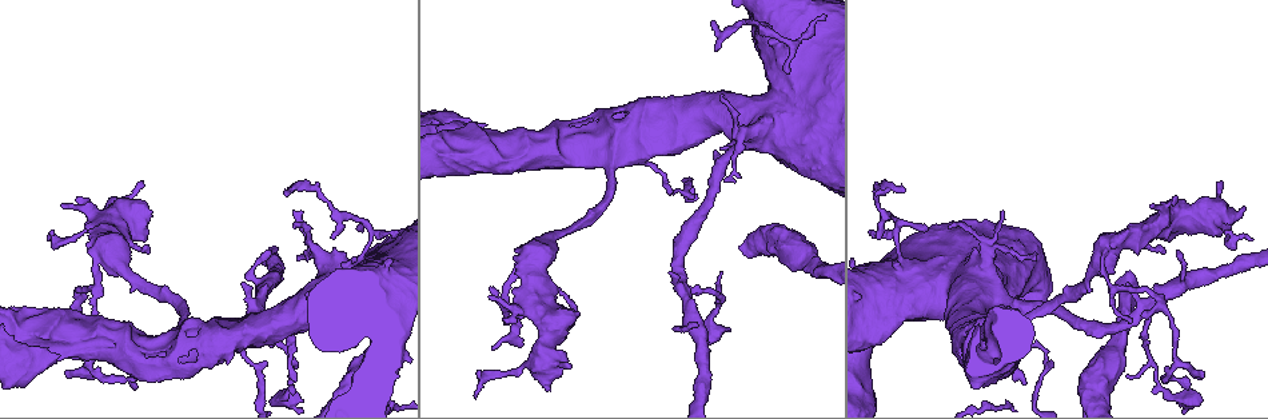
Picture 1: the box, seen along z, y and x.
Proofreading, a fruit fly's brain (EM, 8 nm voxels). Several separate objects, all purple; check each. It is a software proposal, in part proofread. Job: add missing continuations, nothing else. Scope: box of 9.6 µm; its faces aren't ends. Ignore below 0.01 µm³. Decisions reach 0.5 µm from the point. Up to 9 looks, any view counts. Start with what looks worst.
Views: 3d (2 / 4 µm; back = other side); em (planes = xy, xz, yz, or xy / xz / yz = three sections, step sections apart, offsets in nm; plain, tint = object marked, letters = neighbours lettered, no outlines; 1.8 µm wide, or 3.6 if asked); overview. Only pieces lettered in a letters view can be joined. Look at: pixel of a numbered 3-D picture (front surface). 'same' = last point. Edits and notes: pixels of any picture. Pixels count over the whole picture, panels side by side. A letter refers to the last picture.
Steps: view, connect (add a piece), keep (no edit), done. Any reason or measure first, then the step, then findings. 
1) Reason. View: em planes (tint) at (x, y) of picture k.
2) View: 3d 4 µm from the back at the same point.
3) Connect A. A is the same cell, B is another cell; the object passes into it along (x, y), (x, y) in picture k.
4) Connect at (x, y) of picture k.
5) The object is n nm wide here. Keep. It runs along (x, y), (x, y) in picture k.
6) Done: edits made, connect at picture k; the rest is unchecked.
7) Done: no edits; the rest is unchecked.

An open end. View: 3d 4 µm at (1161, 251) of picture 1.

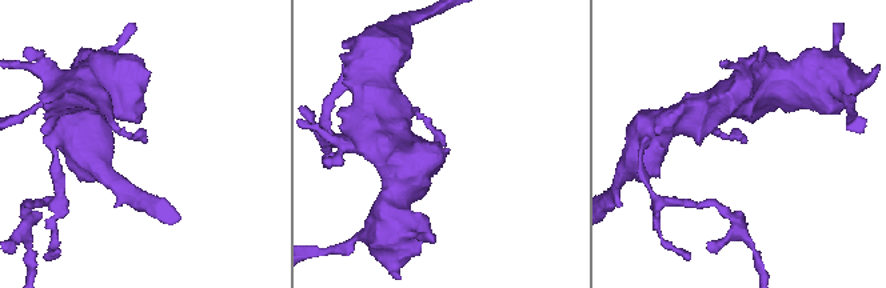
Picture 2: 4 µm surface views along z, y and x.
View: em planes (letters) at (144, 143) of picture 2.

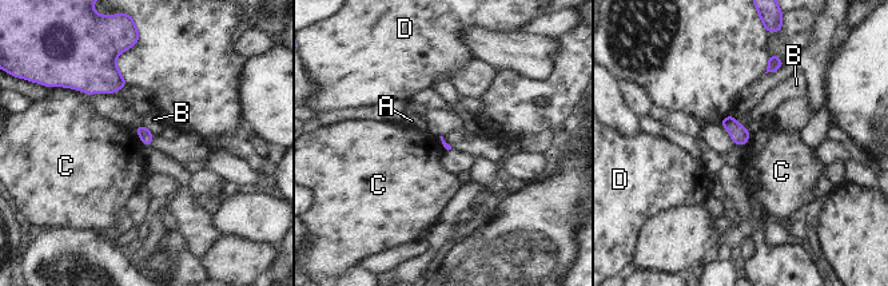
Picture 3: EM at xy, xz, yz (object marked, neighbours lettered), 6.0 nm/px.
Keep. A, B, C and D are other cells; a border runs along (132, 128), (146, 147) in picture 3; none of them fits.

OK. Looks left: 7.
Thick end. View: 3d 2 µm at (143, 181) of picture 1.

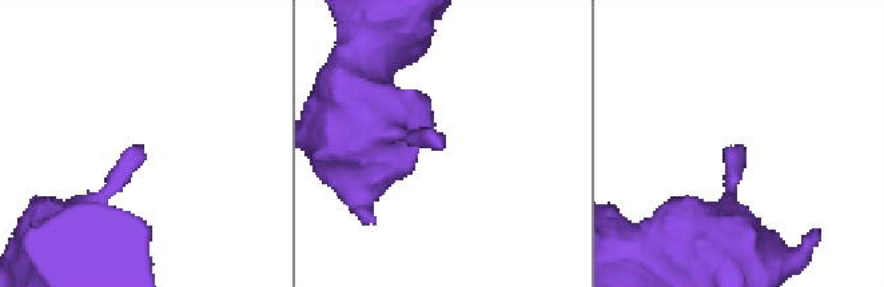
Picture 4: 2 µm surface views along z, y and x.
Shape alone is not enough. View: em xz step 16 (letters) at (441, 144) of picture 4.

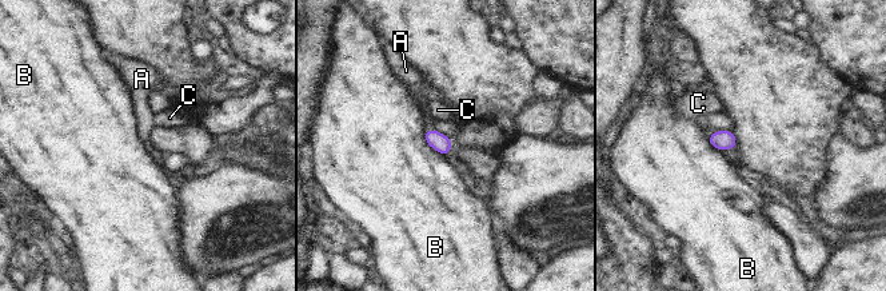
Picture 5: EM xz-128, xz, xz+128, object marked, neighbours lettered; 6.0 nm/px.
The longest contact is with B, 200 nm. Keep. A, B and C are other cells; no lettered piece goes on from it.

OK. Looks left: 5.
Tapers out. View: 3d 4 µm from the back at (721, 275) of picture 1.

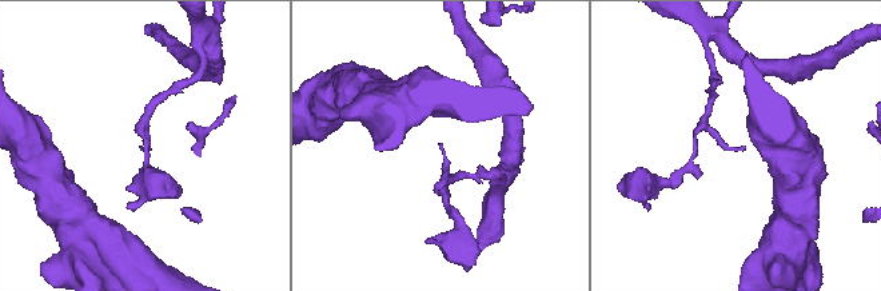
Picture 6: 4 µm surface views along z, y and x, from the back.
View: em xy step 8 (tint) at (440, 144) of picture 6.

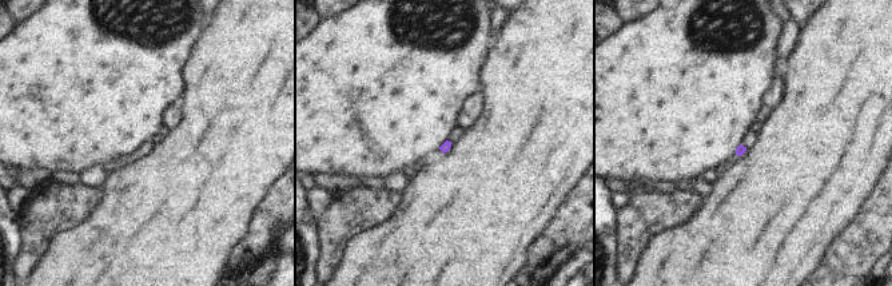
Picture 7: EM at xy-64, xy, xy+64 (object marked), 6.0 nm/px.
Another direction. View: em planes (letters) at the same point.

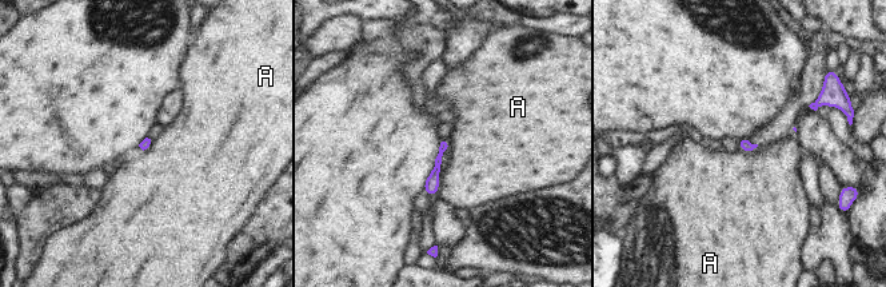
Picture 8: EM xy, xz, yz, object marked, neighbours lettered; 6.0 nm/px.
Keep. A is another cell; no lettered piece goes on from it.

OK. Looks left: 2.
Done: no edits; the rest is unchecked.

